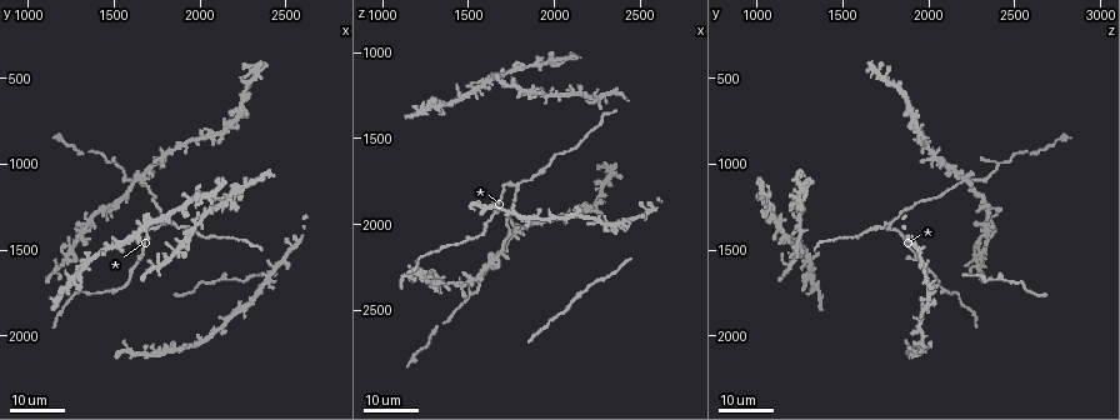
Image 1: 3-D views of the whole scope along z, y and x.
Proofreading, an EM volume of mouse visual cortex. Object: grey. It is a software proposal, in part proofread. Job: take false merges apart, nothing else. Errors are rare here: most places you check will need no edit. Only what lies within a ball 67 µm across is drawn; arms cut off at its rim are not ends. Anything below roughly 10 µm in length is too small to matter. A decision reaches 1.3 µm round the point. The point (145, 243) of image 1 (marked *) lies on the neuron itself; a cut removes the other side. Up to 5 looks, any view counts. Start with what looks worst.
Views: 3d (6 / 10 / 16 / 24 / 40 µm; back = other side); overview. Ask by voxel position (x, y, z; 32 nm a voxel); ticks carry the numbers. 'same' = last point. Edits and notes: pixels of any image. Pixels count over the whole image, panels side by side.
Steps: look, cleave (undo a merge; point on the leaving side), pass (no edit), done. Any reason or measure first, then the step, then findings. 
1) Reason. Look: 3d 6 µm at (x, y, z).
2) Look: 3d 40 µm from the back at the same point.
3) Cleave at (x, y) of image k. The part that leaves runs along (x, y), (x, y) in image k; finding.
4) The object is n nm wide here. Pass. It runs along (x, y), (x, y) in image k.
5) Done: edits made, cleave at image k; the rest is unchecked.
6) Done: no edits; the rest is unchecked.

Look: 3d 24 µm at (2200, 1240, 1260).

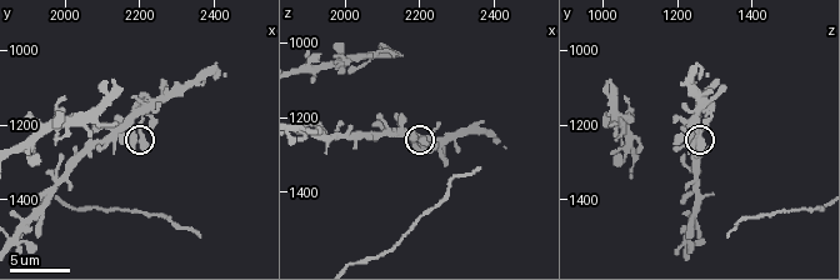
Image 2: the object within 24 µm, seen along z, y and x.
Look: 3d 10 µm at (2210, 1230, 1260).

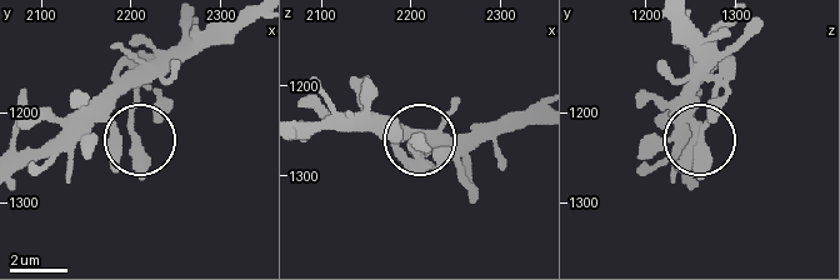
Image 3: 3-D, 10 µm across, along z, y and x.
The object is 250 nm wide here. Pass. Continuous, no second neuron.

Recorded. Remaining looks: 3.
Thin arm on a thick one. Look: 3d 16 µm at (1600, 1100, 2240).

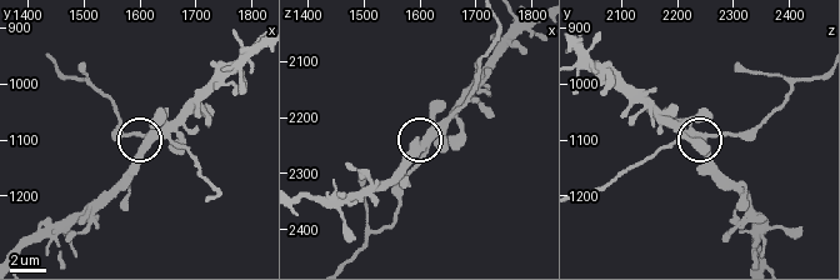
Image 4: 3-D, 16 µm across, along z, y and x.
Look: 3d 10 µm at (1610, 1105, 2240).

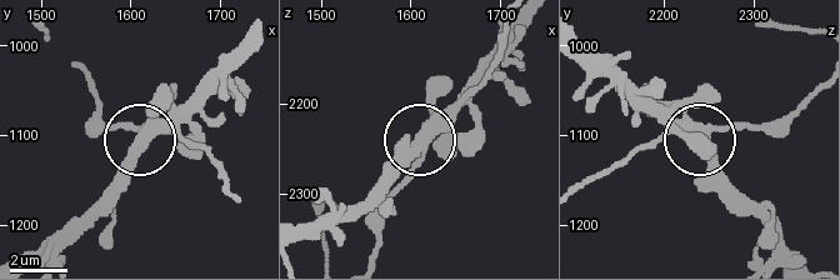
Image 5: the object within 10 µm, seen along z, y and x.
The side arm is 29 µm long. Pass. It runs along (504, 25), (501, 60), (425, 133), (423, 161), (378, 216) in image 5; continuous, no second neuron.

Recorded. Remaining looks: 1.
Done: no edits; the rest is unchecked.

